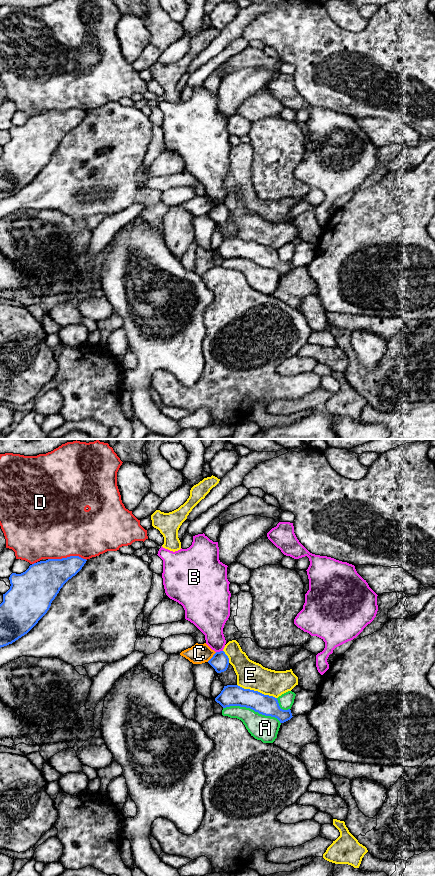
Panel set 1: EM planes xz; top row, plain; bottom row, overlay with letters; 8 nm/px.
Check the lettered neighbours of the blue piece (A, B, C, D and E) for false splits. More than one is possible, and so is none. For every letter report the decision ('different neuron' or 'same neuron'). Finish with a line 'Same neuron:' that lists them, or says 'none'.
A: different neuron
B: different neuron
C: different neuron
D: different neuron
E: different neuron
Same neuron: none

